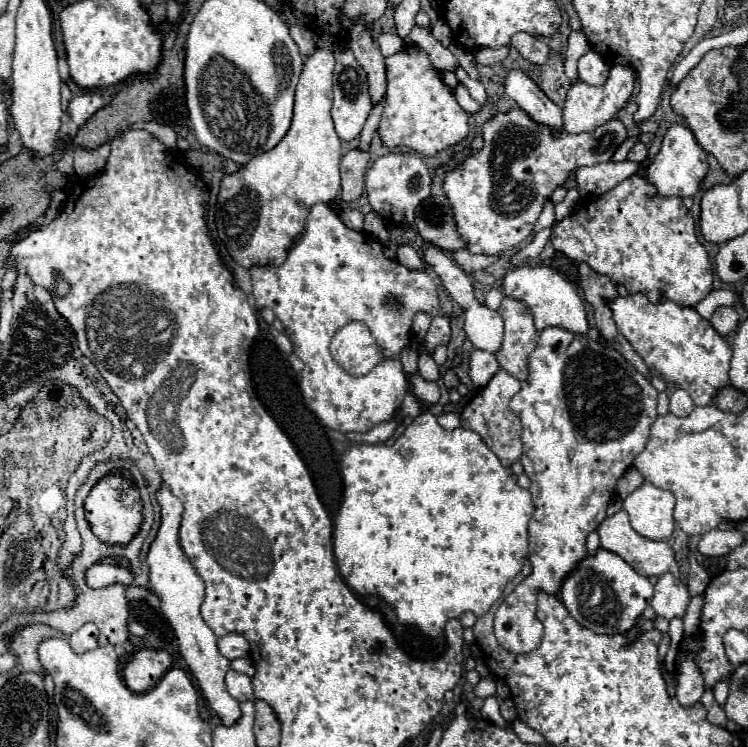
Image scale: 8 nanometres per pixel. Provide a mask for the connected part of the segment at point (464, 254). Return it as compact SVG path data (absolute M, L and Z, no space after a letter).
M458 250L454 252L454 260L464 272L474 272L490 266L492 262L498 260L498 256L480 256L480 254L470 254L468 250Z

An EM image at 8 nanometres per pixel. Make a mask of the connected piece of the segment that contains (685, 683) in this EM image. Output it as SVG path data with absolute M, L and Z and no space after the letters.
M692 658L684 660L678 668L676 668L676 678L678 678L678 686L676 686L676 700L680 704L684 704L684 708L696 704L702 694L704 694L704 680L700 670L696 668L696 664L692 662Z

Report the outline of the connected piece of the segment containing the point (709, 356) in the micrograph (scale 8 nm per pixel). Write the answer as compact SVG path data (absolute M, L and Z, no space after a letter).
M630 294L612 302L614 322L620 334L642 356L648 368L654 368L664 380L676 382L684 388L696 406L708 406L714 392L712 386L722 376L722 386L728 386L732 350L726 340L704 320L694 308L682 308L670 300L662 304L650 304L644 294Z

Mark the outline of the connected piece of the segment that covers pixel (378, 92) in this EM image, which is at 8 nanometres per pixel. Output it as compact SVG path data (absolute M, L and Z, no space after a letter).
M356 20L350 34L348 34L348 46L354 52L358 64L364 68L368 78L368 92L372 96L372 104L380 104L386 94L386 68L384 68L384 56L374 46L370 30L364 28L364 20Z

